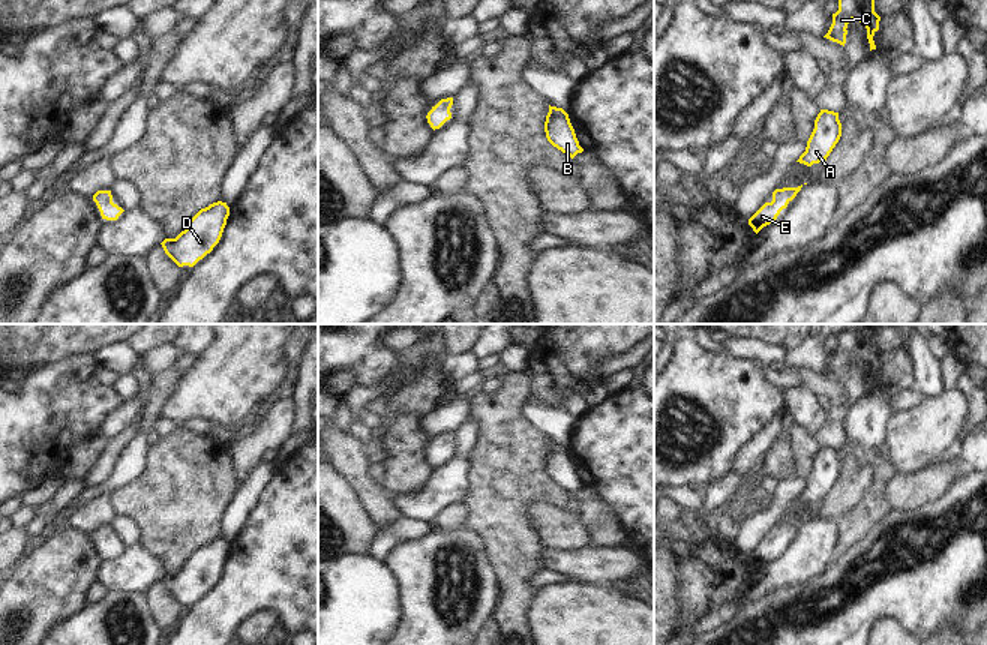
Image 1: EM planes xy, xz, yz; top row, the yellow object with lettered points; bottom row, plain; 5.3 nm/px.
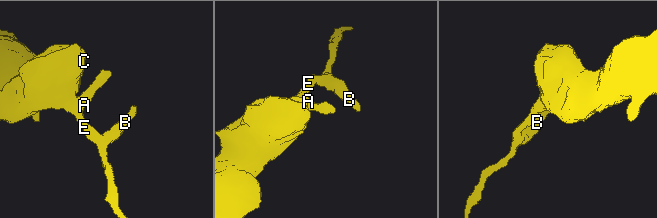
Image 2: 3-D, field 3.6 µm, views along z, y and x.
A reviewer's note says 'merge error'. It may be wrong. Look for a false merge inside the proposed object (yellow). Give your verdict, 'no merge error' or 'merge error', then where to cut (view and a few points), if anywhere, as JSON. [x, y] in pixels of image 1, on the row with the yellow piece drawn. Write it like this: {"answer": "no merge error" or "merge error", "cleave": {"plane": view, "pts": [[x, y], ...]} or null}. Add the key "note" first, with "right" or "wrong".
{"note": "wrong", "answer": "no merge error", "cleave": null}

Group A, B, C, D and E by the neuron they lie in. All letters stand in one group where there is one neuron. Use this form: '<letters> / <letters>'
A B C D E

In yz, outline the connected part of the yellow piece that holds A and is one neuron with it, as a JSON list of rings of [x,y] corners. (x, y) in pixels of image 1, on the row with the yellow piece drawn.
[[[820,110],[814,120],[814,129],[807,141],[806,152],[796,162],[812,166],[825,162],[842,136],[838,112]]]

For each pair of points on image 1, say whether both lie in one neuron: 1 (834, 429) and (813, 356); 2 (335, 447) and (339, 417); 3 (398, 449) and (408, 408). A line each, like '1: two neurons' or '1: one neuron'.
1: two neurons
2: two neurons
3: one neuron

